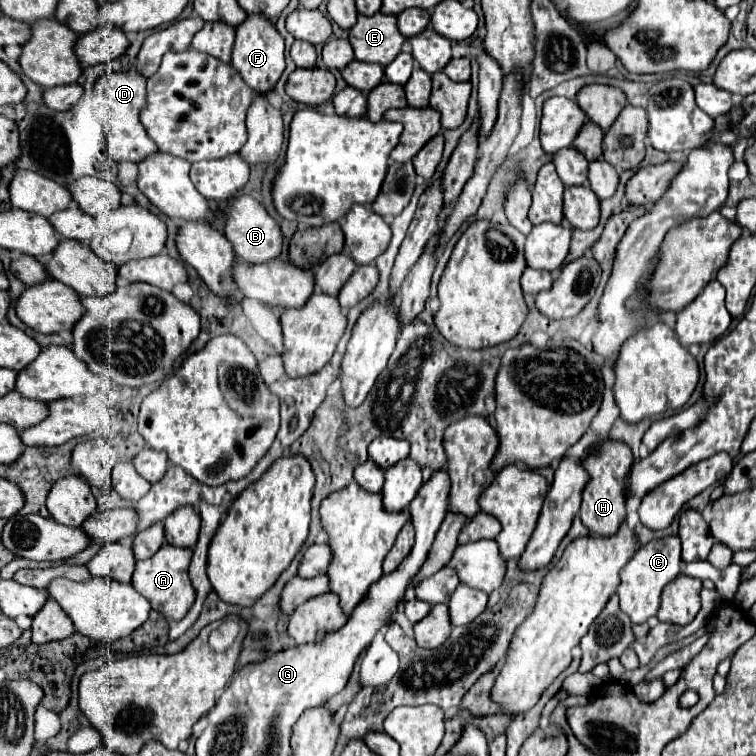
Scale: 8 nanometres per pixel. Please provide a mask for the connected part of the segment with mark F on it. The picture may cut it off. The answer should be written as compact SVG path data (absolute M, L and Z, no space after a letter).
M247 18L241 26L237 26L235 30L237 38L235 38L235 48L233 48L233 58L231 58L231 66L239 72L239 76L243 78L243 82L255 92L255 94L269 94L273 92L275 84L279 82L283 70L285 70L285 42L279 36L279 32L275 30L273 22L261 22L261 18Z

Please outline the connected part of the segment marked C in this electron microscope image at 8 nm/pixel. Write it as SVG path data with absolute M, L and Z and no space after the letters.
M665 536L659 540L651 540L633 554L633 558L621 570L621 584L617 590L621 598L621 610L631 618L633 624L647 622L651 616L657 614L661 592L671 580L679 576L679 564L681 564L679 536Z

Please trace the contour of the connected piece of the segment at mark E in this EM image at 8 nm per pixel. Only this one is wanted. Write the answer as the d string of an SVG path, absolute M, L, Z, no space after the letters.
M377 12L375 16L361 16L349 30L349 42L359 62L377 62L387 66L401 52L405 38L397 30L397 18Z

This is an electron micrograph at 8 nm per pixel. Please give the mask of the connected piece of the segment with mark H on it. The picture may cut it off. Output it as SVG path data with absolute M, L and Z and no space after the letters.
M607 440L601 444L601 450L597 450L597 454L589 458L589 462L585 462L585 468L589 470L591 480L589 480L589 486L585 486L579 518L591 534L615 536L619 532L619 526L627 520L627 510L625 510L625 502L629 498L627 496L627 476L631 472L633 460L635 458L629 446L617 440Z

